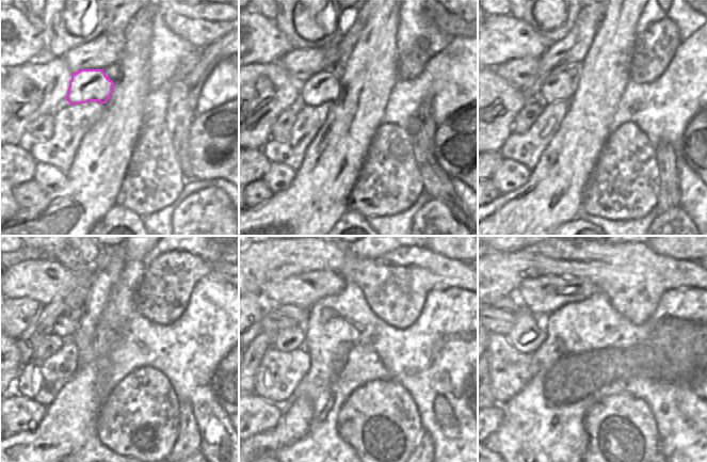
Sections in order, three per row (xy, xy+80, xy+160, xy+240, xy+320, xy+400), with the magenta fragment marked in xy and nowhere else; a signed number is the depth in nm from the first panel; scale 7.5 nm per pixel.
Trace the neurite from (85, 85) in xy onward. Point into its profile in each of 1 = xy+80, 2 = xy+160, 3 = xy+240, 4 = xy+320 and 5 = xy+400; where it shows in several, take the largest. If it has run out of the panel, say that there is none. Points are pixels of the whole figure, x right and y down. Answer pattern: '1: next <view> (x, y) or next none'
1: next xy+80 (324, 85)
2: next xy+160 (560, 86)
3: next xy+240 (65, 327)
4: next xy+320 (272, 321)
5: next xy+400 (499, 320)

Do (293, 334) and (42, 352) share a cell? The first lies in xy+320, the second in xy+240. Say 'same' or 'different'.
same

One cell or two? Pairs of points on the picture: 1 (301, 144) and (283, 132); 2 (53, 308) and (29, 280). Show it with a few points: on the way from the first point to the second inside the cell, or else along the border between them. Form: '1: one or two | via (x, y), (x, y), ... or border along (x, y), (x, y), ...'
1: two | border along (298, 113), (287, 139), (277, 141), (270, 138)
2: two | border along (71, 291), (44, 306)

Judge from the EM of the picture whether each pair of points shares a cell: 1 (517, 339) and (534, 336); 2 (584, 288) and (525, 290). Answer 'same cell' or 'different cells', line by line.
1: same cell
2: same cell

